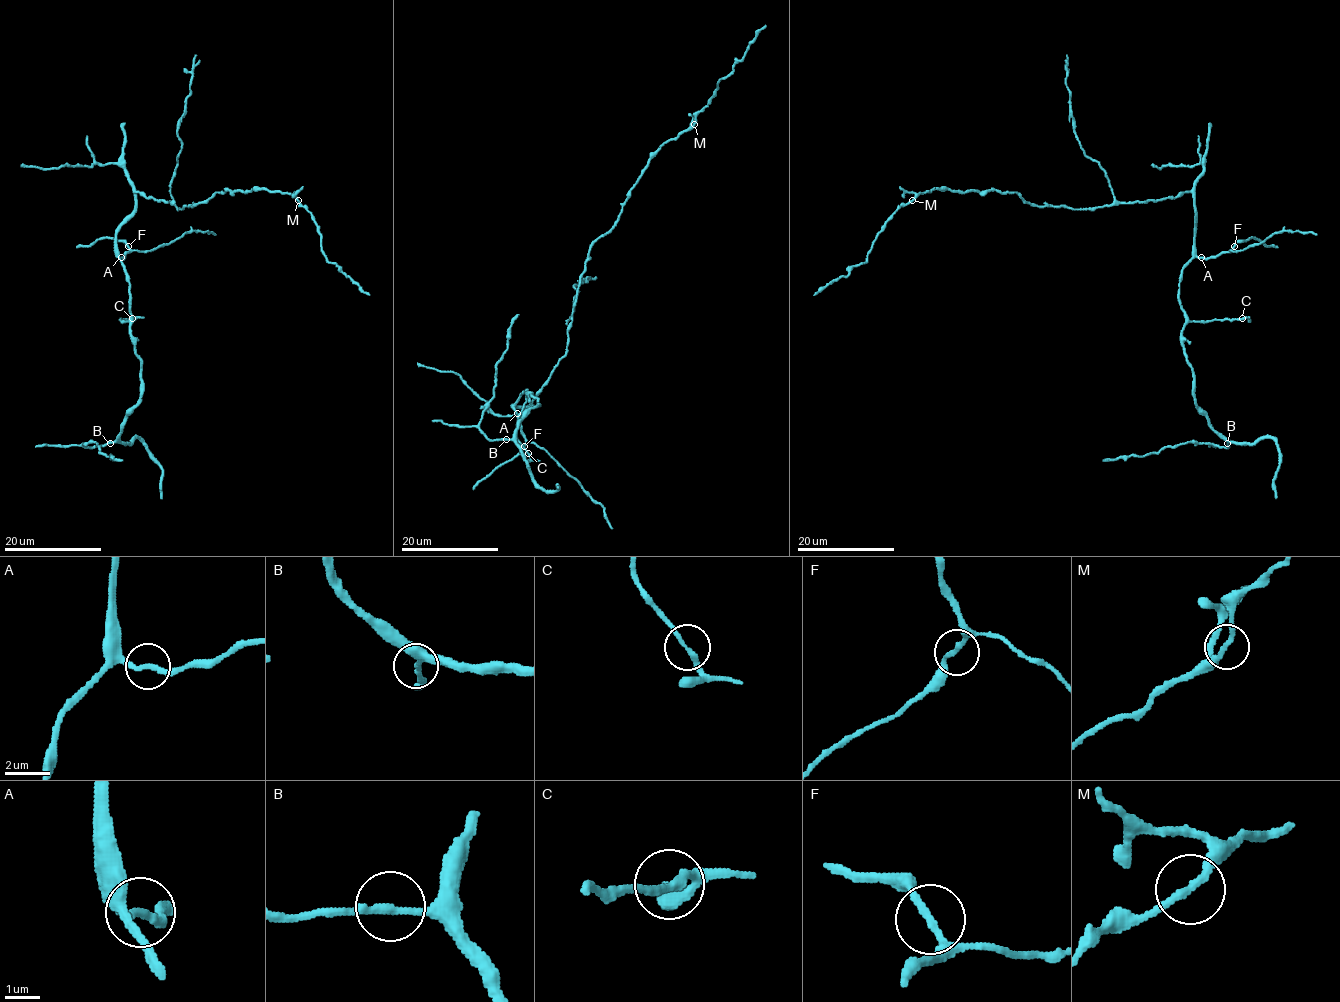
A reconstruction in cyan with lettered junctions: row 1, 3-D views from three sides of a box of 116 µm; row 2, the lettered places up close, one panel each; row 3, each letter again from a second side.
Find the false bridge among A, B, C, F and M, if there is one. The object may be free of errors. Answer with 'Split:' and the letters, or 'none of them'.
Split: none of them

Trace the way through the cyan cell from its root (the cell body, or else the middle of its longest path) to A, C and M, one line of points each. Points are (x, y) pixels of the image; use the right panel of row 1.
A: (1167, 197), (1189, 191), (1193, 194), (1194, 252), (1201, 257)
C: (1167, 197), (1189, 191), (1193, 194), (1194, 256), (1182, 271), (1178, 295), (1184, 316), (1189, 321), (1242, 318)
M: (1167, 197), (1068, 208), (1033, 206), (1016, 193), (934, 188), (912, 200)

